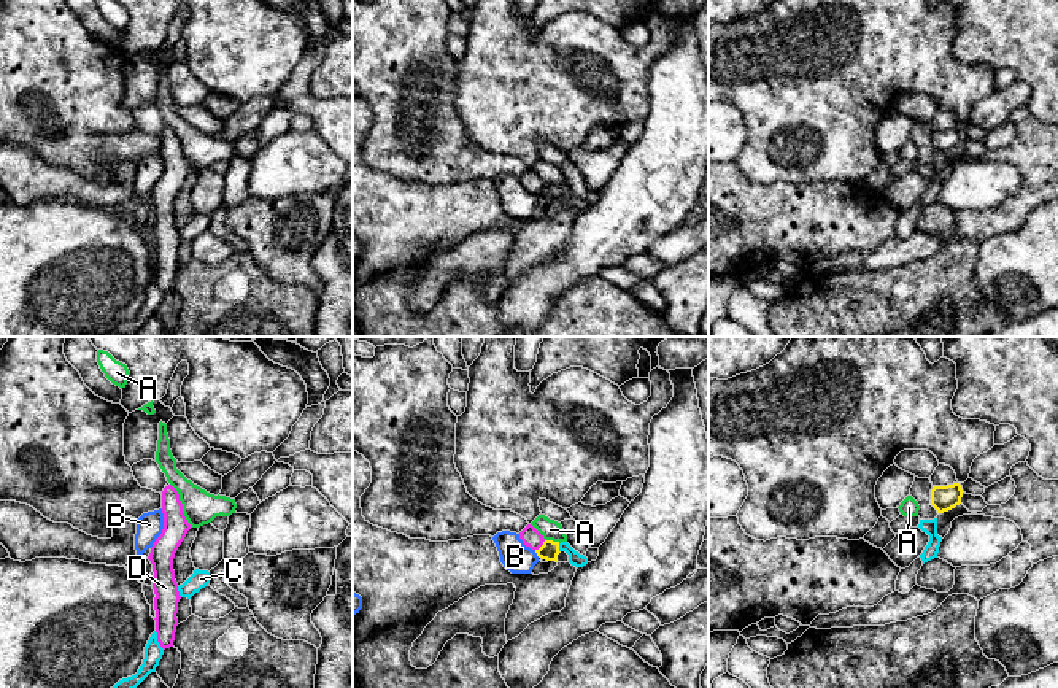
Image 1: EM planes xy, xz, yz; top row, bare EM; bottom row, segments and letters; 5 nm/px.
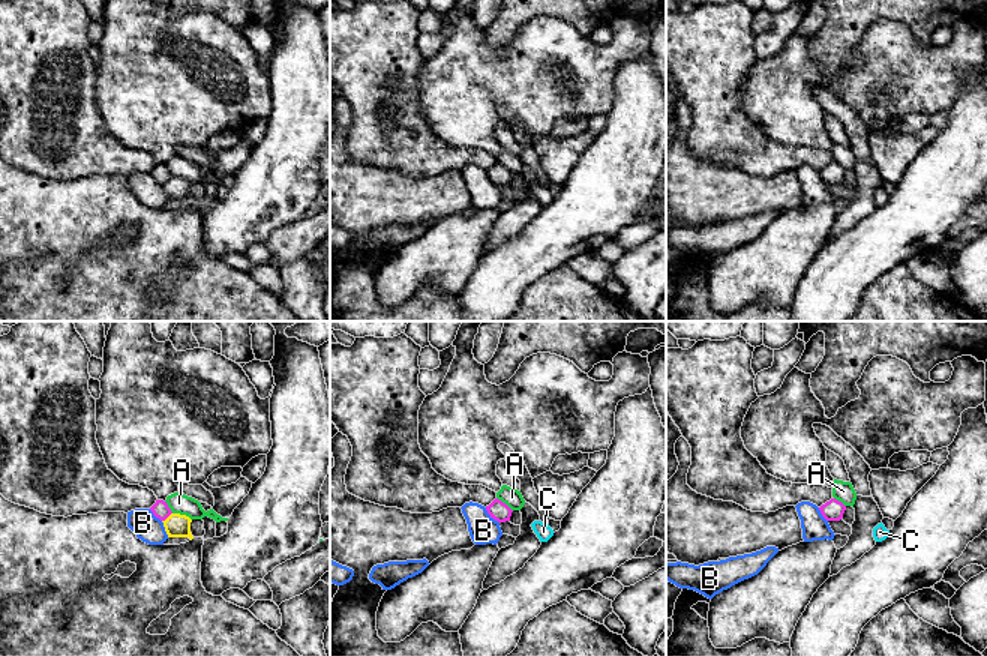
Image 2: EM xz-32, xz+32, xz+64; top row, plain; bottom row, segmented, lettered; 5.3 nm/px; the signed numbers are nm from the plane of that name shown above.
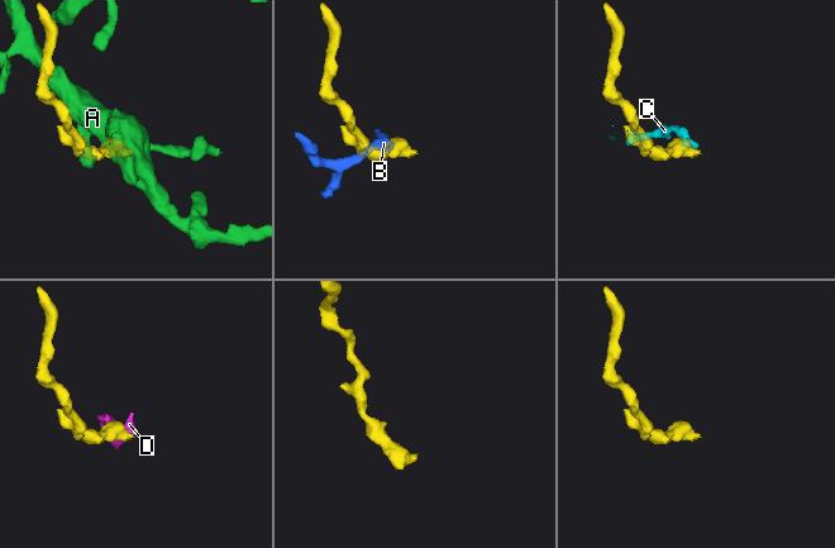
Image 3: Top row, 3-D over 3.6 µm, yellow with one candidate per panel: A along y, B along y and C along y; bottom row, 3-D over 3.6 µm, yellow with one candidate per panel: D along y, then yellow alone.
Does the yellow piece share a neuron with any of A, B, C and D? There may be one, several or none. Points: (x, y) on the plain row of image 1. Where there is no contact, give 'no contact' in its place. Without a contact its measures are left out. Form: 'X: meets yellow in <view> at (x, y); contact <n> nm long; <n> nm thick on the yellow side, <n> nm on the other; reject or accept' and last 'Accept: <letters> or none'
A: meets yellow in xz at (552, 185); contact 80 nm long; 90 nm thick on the yellow side, 100 nm on the other; reject
B: meets yellow in xz at (536, 196); contact 50 nm long; 90 nm thick on the yellow side, 150 nm on the other; reject
C: meets yellow in xz at (558, 193); contact 50 nm long; 90 nm thick on the yellow side, 70 nm on the other; accept
D: meets yellow in xz at (542, 189); contact 80 nm long; 90 nm thick on the yellow side, 100 nm on the other; reject
Accept: C

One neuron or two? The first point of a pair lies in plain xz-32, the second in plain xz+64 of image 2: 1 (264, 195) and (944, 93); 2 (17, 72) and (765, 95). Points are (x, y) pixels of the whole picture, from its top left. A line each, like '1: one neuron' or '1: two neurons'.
1: two neurons
2: two neurons

